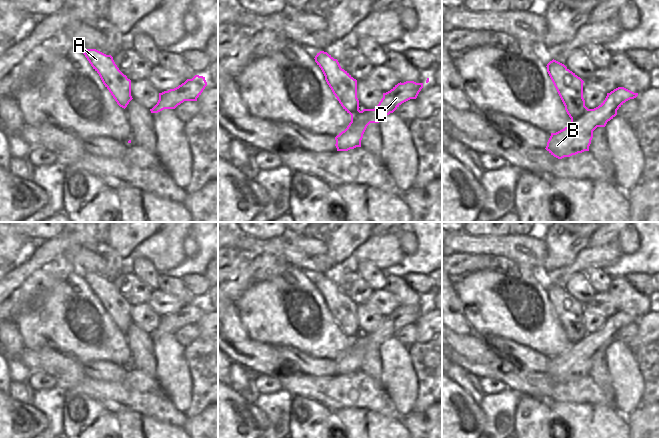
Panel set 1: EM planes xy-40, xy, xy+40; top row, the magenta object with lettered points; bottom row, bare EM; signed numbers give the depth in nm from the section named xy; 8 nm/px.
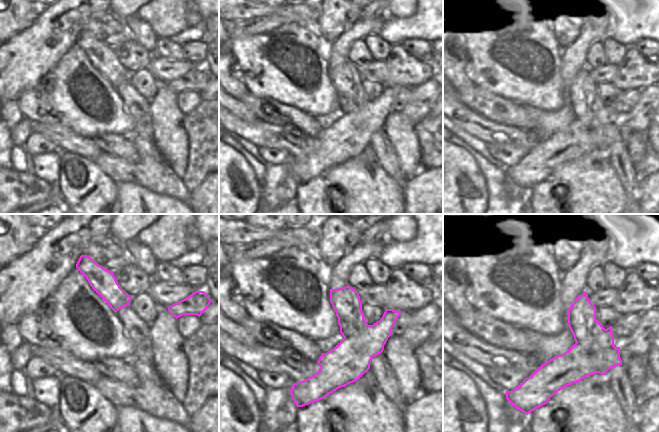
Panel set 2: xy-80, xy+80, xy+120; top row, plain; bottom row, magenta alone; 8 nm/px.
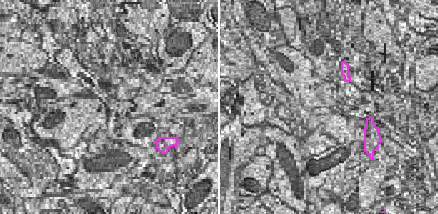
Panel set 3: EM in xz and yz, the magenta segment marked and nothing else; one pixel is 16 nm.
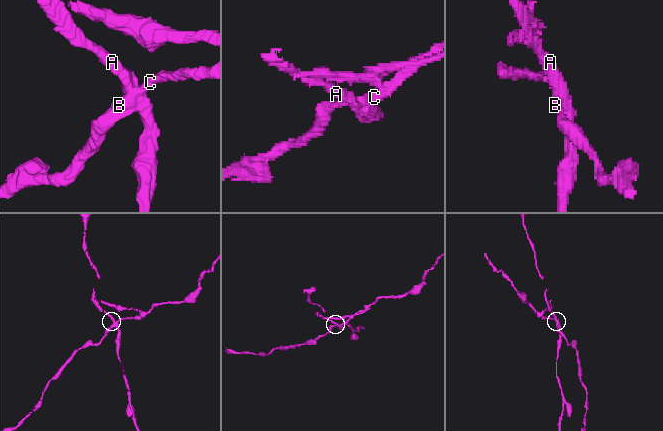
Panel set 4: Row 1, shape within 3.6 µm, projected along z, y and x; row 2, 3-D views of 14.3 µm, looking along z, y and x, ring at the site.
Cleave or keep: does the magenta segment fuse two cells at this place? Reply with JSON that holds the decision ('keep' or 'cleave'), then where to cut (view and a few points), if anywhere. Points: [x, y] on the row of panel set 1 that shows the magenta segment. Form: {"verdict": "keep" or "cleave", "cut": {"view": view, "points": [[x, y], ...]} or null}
{"verdict": "cleave", "cut": {"view": "xy+40", "points": [[589, 109], [577, 118], [571, 119]]}}

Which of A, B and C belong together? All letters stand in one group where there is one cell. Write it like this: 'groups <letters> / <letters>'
groups A / B C

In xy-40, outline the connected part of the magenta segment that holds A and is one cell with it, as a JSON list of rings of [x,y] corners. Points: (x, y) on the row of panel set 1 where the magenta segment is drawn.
[[[86,49],[83,54],[99,74],[117,104],[125,109],[133,99],[131,80],[119,70],[111,55],[106,55],[96,49]]]

